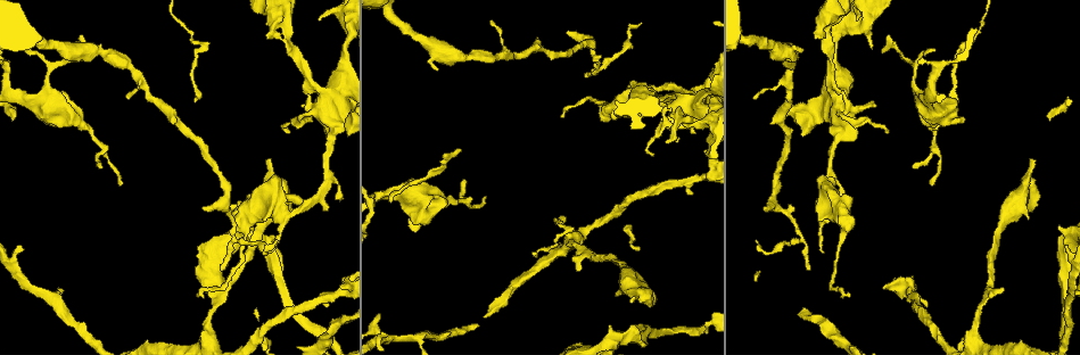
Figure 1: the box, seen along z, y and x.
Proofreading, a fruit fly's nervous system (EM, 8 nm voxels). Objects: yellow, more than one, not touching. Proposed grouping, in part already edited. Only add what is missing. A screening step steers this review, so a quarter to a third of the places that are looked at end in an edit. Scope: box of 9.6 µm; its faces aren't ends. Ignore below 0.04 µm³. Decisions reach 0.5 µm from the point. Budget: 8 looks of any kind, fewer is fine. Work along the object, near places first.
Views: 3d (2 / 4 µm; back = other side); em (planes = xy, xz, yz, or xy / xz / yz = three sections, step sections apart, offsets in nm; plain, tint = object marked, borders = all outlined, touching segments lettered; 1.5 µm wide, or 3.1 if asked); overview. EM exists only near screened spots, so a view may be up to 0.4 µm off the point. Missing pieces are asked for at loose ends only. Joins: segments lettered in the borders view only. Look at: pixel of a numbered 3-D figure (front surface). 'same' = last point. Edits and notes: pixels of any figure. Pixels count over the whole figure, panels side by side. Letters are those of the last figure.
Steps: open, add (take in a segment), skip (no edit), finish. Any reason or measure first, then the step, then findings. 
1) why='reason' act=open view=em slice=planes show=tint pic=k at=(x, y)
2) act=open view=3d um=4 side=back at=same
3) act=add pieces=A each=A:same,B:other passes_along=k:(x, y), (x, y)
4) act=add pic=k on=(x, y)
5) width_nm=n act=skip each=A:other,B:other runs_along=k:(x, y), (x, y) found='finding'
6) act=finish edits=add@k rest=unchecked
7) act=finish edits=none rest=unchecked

why='an open end' act=open view=em slice=planes show=borders pic=1 at=(632, 297)

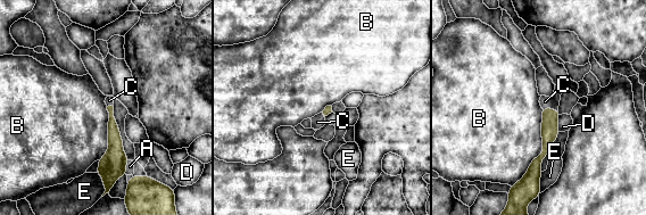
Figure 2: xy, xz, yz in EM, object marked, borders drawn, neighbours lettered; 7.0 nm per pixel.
act=add pieces=C each=A:other,B:other,C:same,D:other,E:other found='the cell continues'

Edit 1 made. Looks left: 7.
why='thin end' act=open view=em slice=planes show=borders pic=1 at=(575, 269)

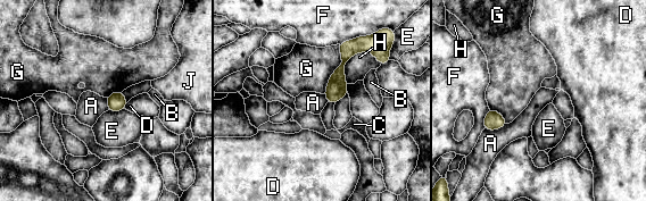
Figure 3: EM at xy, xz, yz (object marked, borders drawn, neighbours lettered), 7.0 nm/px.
act=skip each=A:other,B:other,C:other,D:other,E:other,F:other,G:other,H:other,J:other border=3:(506, 123), (494, 130), (485, 128) found='none of them fits'

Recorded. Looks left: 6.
why='thin end' act=open view=em slice=yz step=4 show=tint pic=1 at=(269, 252)

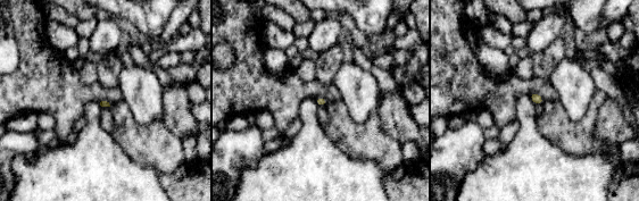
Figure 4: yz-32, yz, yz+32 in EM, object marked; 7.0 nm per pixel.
why='cut it another way' act=open view=em slice=planes show=tint at=same

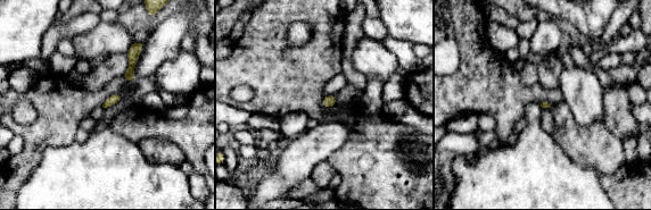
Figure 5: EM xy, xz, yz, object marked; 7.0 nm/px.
why='see the neighbours' act=open view=em slice=planes show=borders at=same

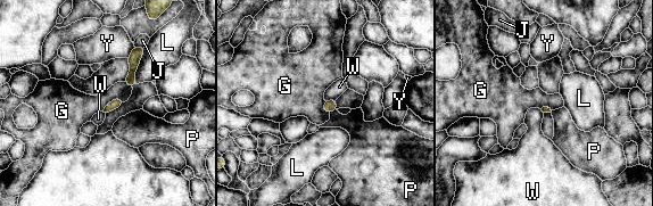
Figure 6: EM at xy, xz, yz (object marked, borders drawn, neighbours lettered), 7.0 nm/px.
act=skip each=G:other,J:other,L:other,P:other,W:other,Y:other border=6:(123, 98), (112, 100), (102, 110) found='none of them fits'

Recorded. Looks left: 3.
act=finish edits=add@2 rest=unchecked

